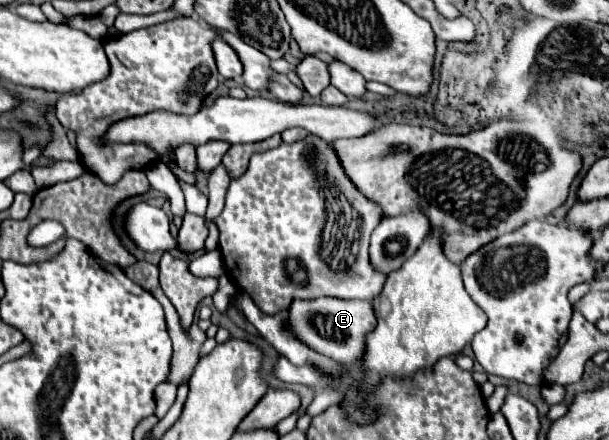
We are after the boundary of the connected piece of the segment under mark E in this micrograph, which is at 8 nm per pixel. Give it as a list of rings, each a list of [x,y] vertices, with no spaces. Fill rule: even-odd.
[[[318,297],[310,301],[296,299],[288,307],[286,329],[312,351],[322,353],[340,363],[354,363],[362,355],[364,335],[374,329],[374,313],[370,301],[336,297]]]

